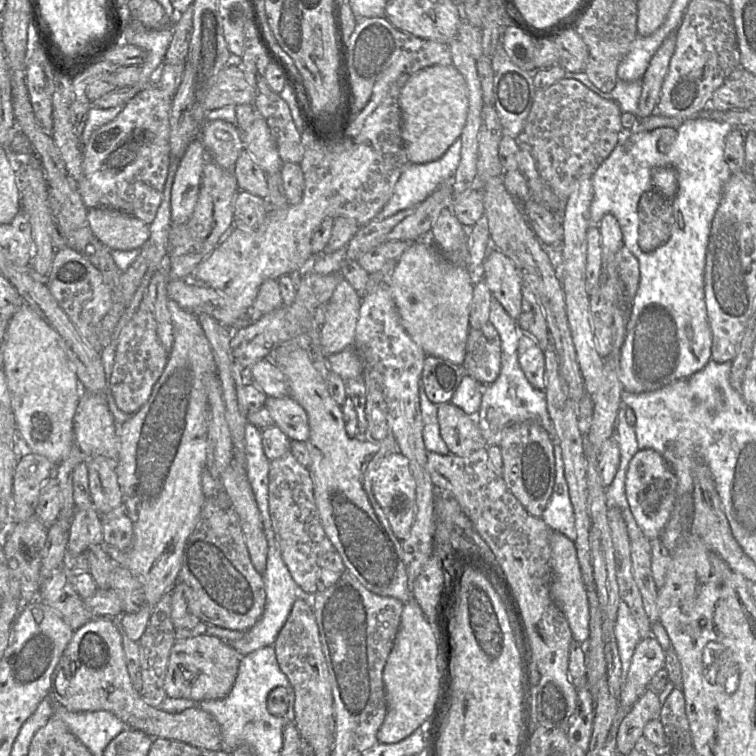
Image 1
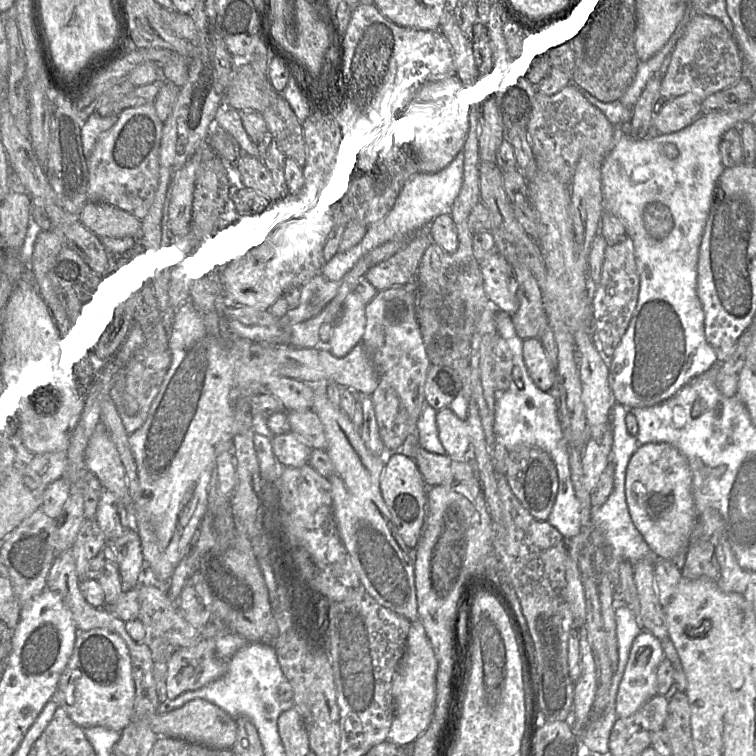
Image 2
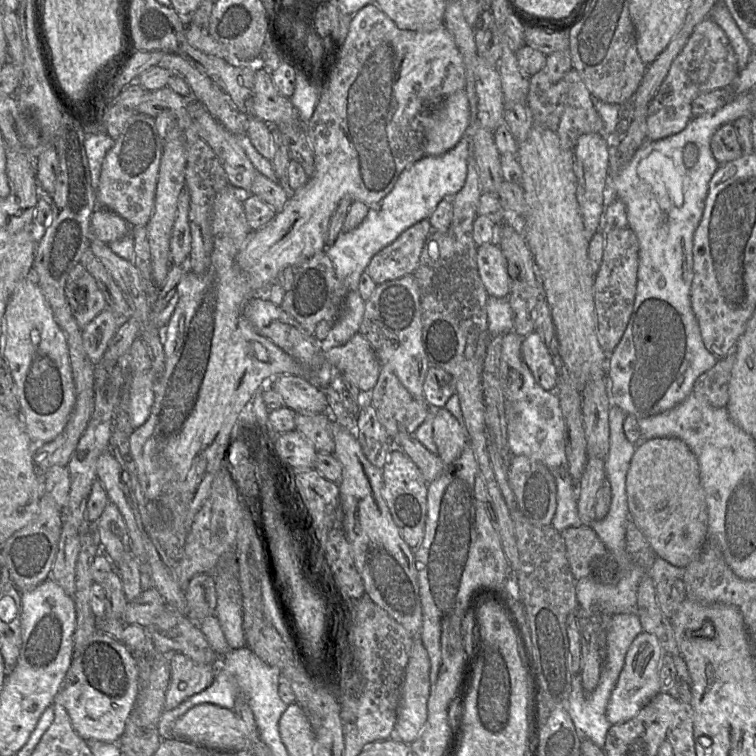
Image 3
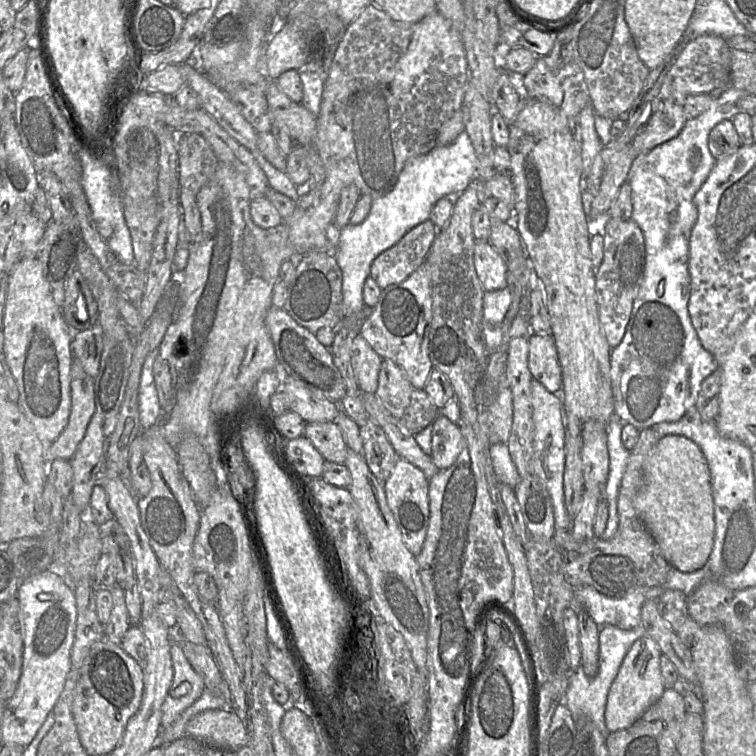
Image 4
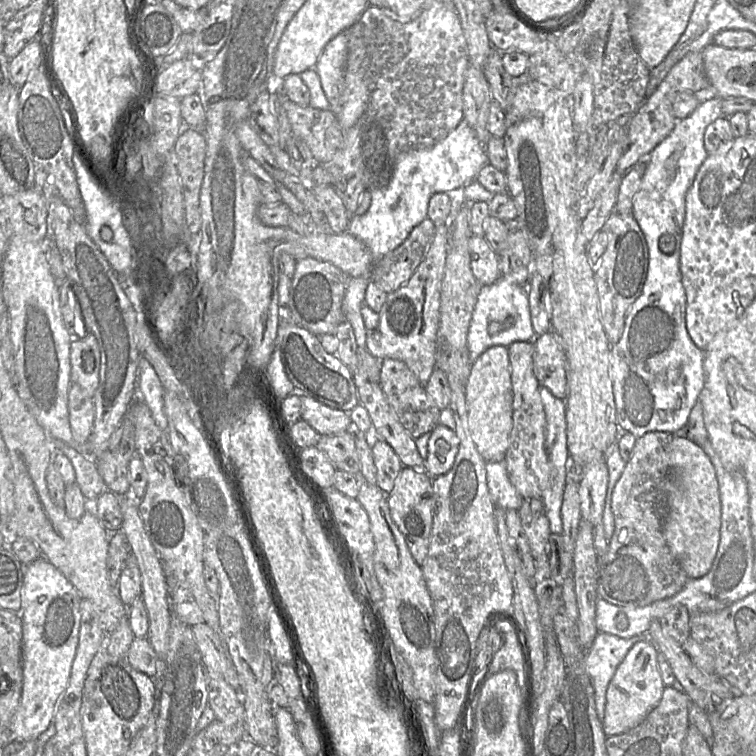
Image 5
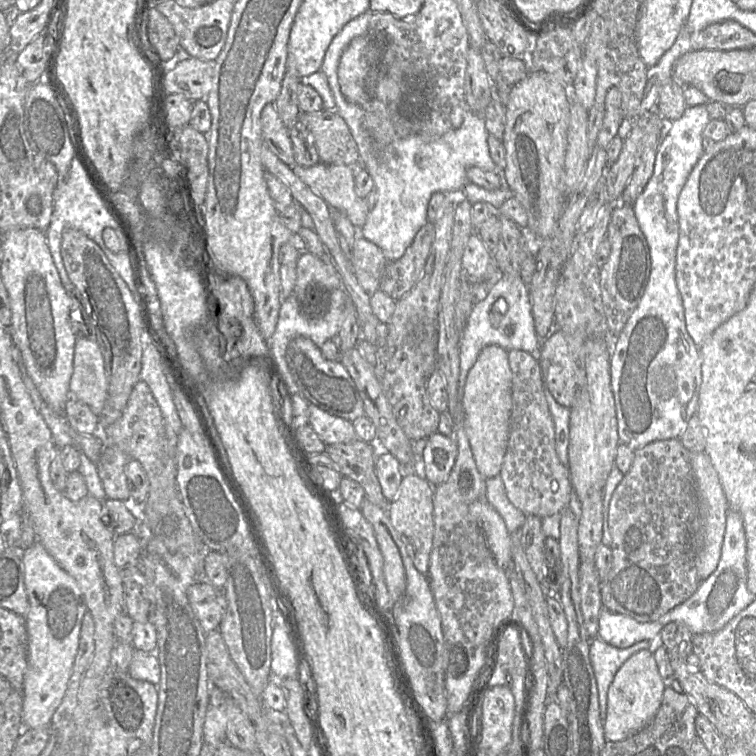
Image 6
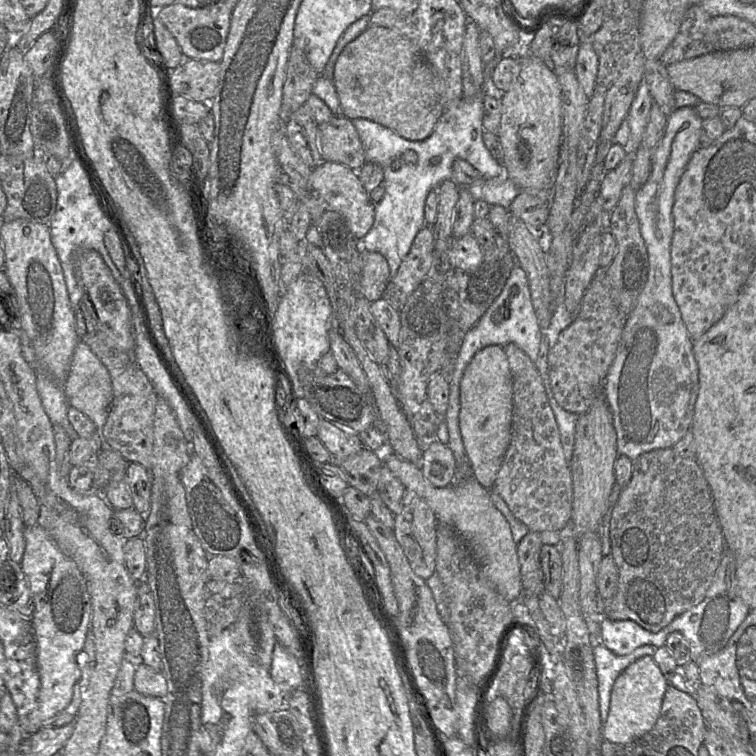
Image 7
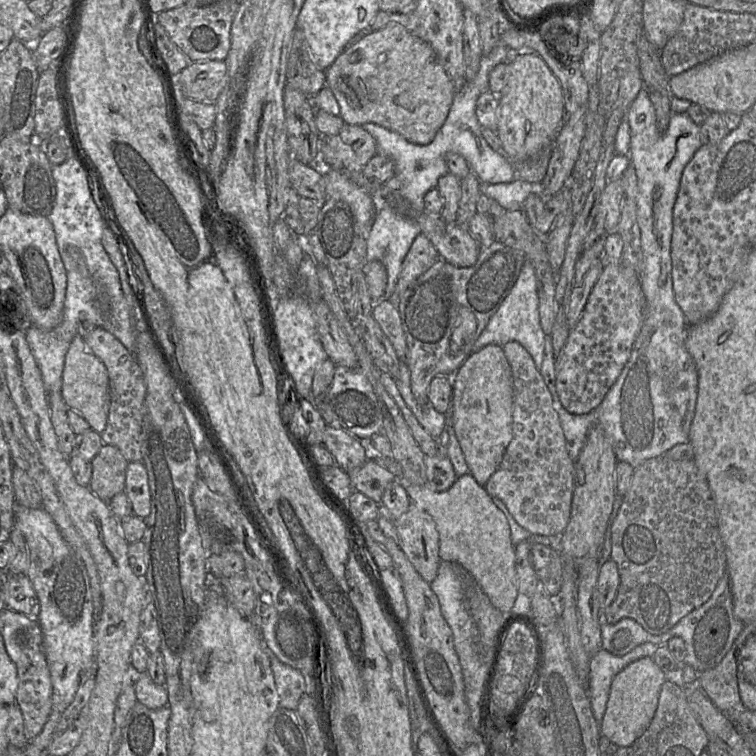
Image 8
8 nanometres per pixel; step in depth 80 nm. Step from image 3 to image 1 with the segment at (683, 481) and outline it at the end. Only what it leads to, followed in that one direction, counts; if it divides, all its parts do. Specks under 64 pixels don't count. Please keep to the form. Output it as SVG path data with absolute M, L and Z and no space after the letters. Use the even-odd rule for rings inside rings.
M638 450L628 466L625 489L629 508L643 536L650 541L660 538L676 501L677 479L670 466L656 451Z

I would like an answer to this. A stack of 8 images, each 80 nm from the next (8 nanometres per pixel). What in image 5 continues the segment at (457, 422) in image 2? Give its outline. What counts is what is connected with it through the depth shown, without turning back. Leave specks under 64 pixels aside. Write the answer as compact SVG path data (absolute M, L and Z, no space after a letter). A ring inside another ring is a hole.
M440 423L434 427L424 462L424 470L431 478L446 474L452 468L459 444L460 440L455 431Z

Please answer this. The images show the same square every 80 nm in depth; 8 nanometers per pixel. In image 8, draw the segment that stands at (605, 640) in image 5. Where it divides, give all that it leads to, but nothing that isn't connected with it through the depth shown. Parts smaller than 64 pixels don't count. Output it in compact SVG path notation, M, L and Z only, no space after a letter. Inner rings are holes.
M646 642L623 656L613 655L604 649L591 655L588 695L599 730L614 677L631 663L643 657L652 657L658 647L656 644Z

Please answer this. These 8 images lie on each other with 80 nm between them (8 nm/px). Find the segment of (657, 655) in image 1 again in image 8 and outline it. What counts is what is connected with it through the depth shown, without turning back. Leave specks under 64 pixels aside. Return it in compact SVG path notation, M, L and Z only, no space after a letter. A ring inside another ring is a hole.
M643 657L619 672L610 687L606 711L600 726L601 735L621 747L632 745L650 725L665 681L664 672L652 657Z

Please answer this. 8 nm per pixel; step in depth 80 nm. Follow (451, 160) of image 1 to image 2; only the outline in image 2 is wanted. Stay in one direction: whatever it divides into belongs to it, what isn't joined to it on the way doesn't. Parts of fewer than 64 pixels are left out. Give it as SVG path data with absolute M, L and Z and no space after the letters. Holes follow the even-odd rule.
M464 143L452 161L437 172L418 172L412 175L402 186L394 205L387 215L378 222L369 224L362 240L354 247L331 257L322 267L322 273L329 279L340 281L369 252L380 245L403 239L407 234L429 226L438 215L450 213L453 201L457 197L462 182L464 168Z

